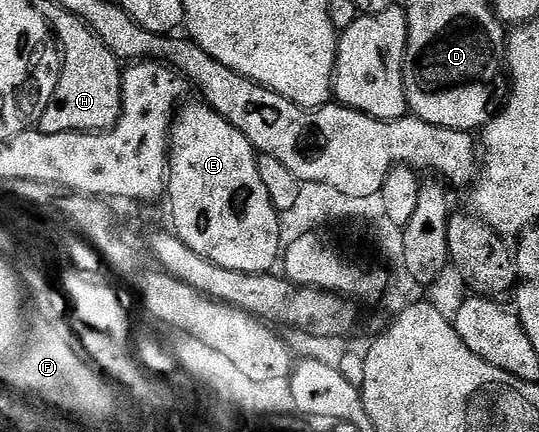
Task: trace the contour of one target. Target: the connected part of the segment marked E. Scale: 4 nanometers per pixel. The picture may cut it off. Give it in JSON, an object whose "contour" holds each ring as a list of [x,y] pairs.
{"contour":[[[186,102],[174,114],[173,127],[169,130],[167,200],[169,215],[173,218],[172,230],[191,250],[215,265],[223,265],[223,269],[256,275],[272,272],[273,262],[276,259],[278,262],[283,247],[279,241],[282,220],[273,208],[267,189],[263,189],[257,169],[258,152],[254,151],[251,141],[247,141],[247,137],[243,137],[243,133],[239,133],[239,129],[235,129],[235,125],[231,125],[219,112],[213,111],[204,102],[196,102]]]}

